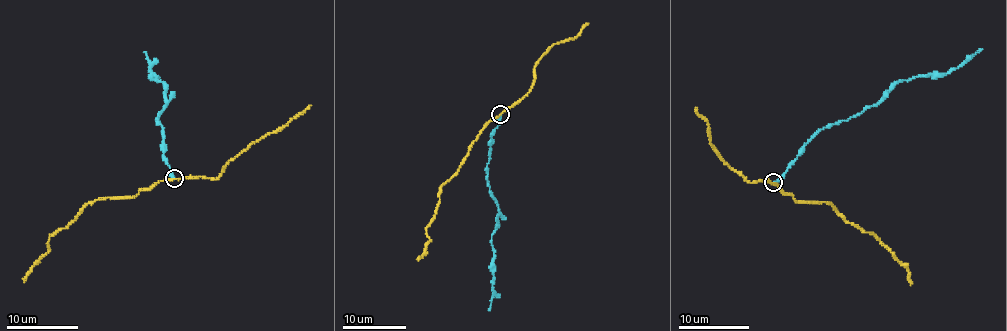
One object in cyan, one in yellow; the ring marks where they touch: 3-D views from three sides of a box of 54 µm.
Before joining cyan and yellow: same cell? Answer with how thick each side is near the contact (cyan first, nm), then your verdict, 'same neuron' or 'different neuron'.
160/170 nm | different neuron

